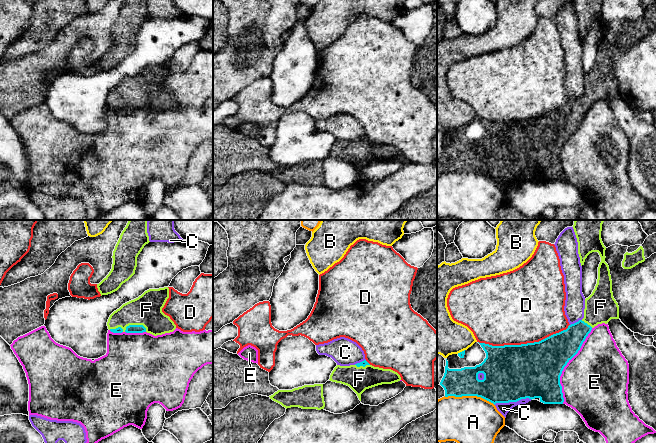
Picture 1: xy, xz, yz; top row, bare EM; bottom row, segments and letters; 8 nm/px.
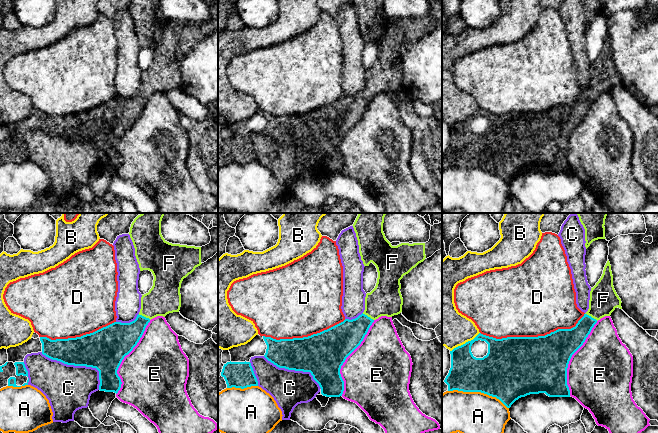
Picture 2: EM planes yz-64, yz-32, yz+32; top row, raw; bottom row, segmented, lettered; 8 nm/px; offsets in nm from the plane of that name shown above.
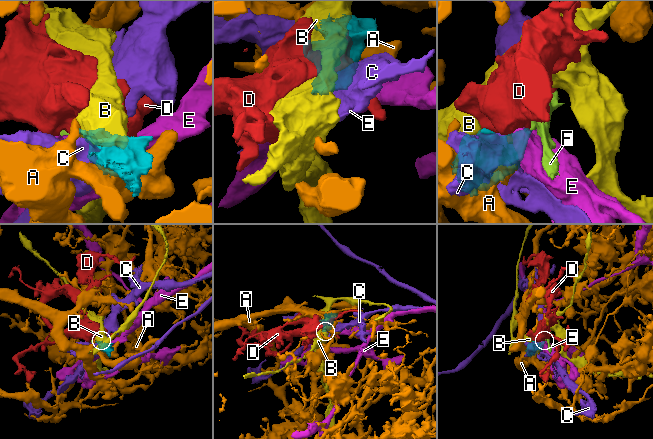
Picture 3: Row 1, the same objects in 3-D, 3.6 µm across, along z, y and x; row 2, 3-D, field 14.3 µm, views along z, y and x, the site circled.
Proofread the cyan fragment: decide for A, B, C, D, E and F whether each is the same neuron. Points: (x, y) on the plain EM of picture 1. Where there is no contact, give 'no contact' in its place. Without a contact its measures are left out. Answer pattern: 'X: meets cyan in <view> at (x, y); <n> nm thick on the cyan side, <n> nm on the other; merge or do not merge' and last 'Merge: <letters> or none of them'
A: meets cyan in yz at (469, 171); 280 nm thick on the cyan side, 420 nm on the other; do not merge
B: meets cyan in yz at (460, 128); 50 nm thick on the cyan side, 340 nm on the other; do not merge
C: meets cyan in yz at (512, 177); 440 nm thick on the cyan side, 90 nm on the other; do not merge
D: meets cyan in yz at (524, 120); 440 nm thick on the cyan side, 480 nm on the other; do not merge
E: meets cyan in yz at (565, 141); 420 nm thick on the cyan side, 480 nm on the other; do not merge
F: meets cyan in xy at (128, 102); 60 nm thick on the cyan side, 240 nm on the other; merge
Merge: F

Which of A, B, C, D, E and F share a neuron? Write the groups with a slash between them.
A / B / C / D / E / F

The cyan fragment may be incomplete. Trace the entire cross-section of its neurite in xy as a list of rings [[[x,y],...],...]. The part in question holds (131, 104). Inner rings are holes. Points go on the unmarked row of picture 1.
[[[168,63],[145,67],[110,91],[108,105],[113,109],[147,108],[154,112],[173,108],[176,101],[162,88],[168,74]]]

